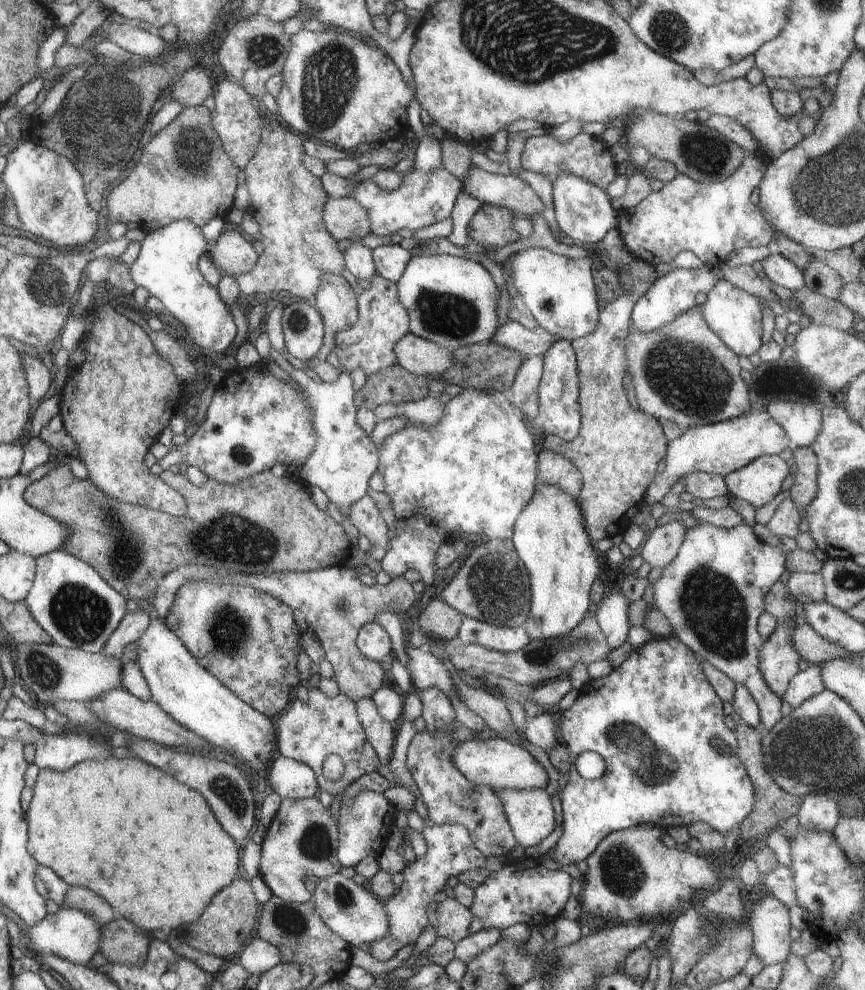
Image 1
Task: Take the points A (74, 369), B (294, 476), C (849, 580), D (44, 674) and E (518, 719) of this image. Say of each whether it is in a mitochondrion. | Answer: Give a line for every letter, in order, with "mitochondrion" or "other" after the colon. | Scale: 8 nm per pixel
A: other
B: other
C: mitochondrion
D: mitochondrion
E: other

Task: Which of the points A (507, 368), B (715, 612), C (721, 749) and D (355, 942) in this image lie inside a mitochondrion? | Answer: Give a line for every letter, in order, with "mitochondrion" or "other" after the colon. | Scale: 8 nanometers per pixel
A: other
B: mitochondrion
C: other
D: other

